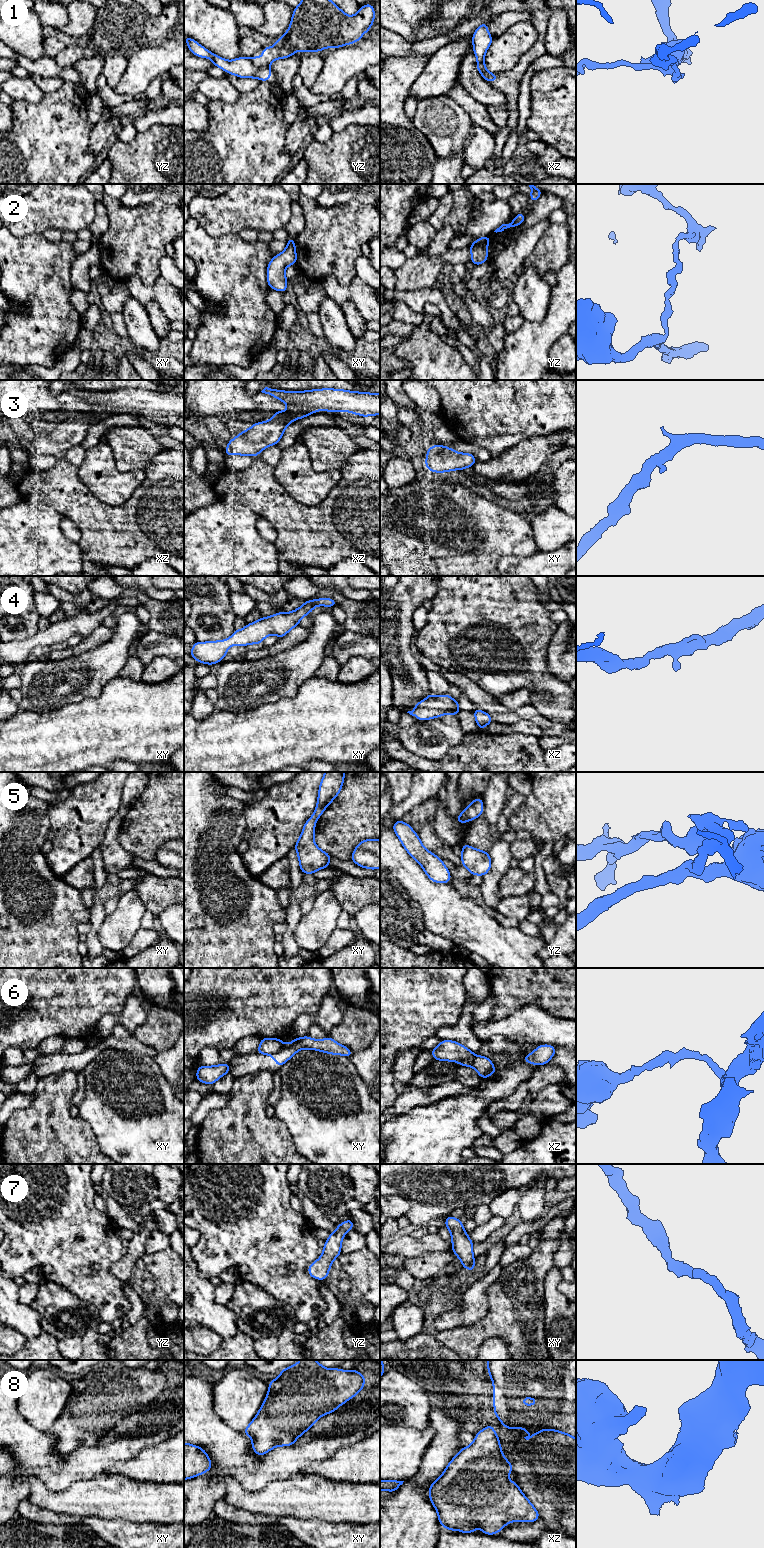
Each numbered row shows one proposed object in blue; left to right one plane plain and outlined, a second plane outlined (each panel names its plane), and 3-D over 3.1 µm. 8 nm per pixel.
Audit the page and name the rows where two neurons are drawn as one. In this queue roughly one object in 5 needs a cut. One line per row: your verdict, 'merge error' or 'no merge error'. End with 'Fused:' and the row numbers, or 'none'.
1: merge error
2: merge error
3: no merge error
4: no merge error
5: no merge error
6: merge error
7: no merge error
8: no merge error
Fused: 1, 2, 6

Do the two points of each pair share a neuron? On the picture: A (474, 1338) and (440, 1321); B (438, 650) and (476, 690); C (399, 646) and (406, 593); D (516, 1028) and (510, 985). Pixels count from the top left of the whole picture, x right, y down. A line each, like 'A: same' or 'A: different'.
A: different
B: different
C: same
D: different

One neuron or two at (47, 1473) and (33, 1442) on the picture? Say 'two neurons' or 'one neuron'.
two neurons

